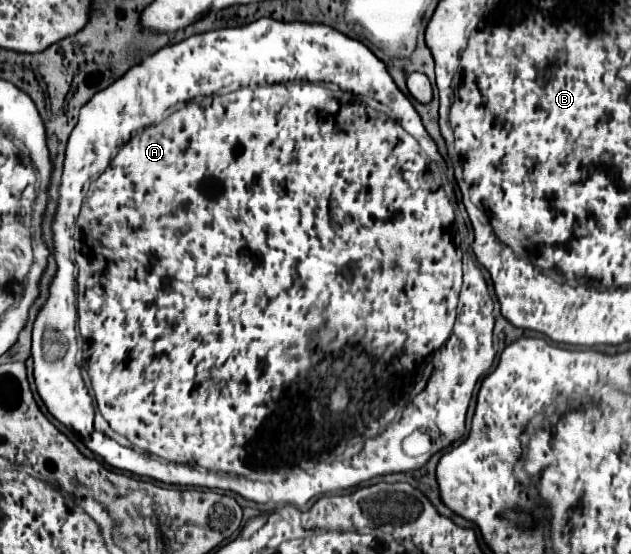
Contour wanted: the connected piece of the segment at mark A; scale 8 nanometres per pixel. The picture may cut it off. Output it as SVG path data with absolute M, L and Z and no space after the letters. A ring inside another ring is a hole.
M261 18L249 26L239 26L239 28L219 28L215 32L203 32L203 34L197 34L197 36L191 36L179 44L173 44L173 46L165 46L161 48L159 52L151 54L149 58L145 58L141 64L133 66L125 76L121 76L117 82L113 82L111 86L107 86L105 90L97 92L83 108L81 108L81 114L79 114L79 122L75 126L75 130L71 132L71 135L67 142L67 152L65 152L65 166L63 166L63 176L61 176L61 188L59 188L59 206L57 206L57 214L55 214L55 220L53 220L53 240L55 240L55 260L57 260L57 274L51 282L51 288L49 288L49 300L45 302L45 306L41 308L37 320L35 320L35 328L33 328L33 346L31 346L31 358L33 358L33 374L35 374L35 386L37 386L37 392L43 400L43 404L47 406L47 410L61 422L65 424L67 428L75 430L81 434L81 438L85 440L85 446L99 454L109 466L113 468L119 468L119 470L125 470L125 472L131 472L131 474L137 474L137 476L143 476L143 478L153 478L157 482L165 482L165 484L173 484L173 486L201 486L201 488L219 488L219 490L229 490L229 492L237 492L241 494L243 498L247 500L253 500L257 504L265 504L265 502L275 502L275 504L293 504L300 510L307 509L307 502L313 498L313 496L321 496L323 494L329 494L329 492L340 493L343 490L353 488L365 480L371 480L375 476L385 476L385 474L395 474L395 472L409 472L409 470L419 470L429 458L431 454L447 448L449 444L453 444L455 440L459 440L463 434L465 434L466 429L466 414L469 408L469 402L471 402L471 396L473 396L473 388L477 384L477 380L481 376L485 376L493 364L493 358L495 358L495 352L493 352L493 324L495 324L495 318L493 318L493 300L489 296L489 290L487 290L487 282L483 278L481 269L478 263L470 251L470 244L473 241L472 232L461 233L460 231L473 231L471 221L465 210L464 204L462 207L457 205L456 194L454 185L451 182L445 182L449 185L444 185L441 178L433 172L431 162L438 163L442 160L438 148L433 141L433 139L426 132L421 116L415 110L413 104L409 98L397 88L397 84L393 82L393 78L389 76L385 64L365 46L361 44L359 40L353 40L341 32L337 32L335 28L331 26L325 26L325 24L305 24L305 22L277 22L277 20L271 20L271 18ZM309 80L319 80L319 82L335 82L339 86L341 92L347 92L347 96L339 96L335 94L333 90L327 90L325 86L319 86L319 84L313 84ZM369 98L375 100L377 104L389 108L397 120L389 118L385 112L373 108L369 104ZM75 233L75 238L77 238L77 250L81 250L81 256L87 260L87 266L81 266L77 274L77 286L75 286L75 260L73 256L77 255L75 249L75 240L73 238ZM75 320L77 320L77 328L79 328L79 334L81 338L87 342L87 350L85 350L85 358L83 358L83 368L89 372L91 376L91 382L93 382L93 390L97 390L97 408L99 412L103 414L103 418L111 424L111 428L125 436L133 446L121 446L117 444L115 440L107 438L105 434L97 432L94 426L95 418L95 406L93 403L93 398L90 396L89 391L85 388L85 382L81 378L81 368L75 360L75 354L77 354L77 328L75 328ZM433 354L433 374L431 378L427 380L427 386L419 392L423 394L423 400L417 400L419 394L411 396L405 392L401 394L401 386L405 382L405 376L411 376L411 372L415 368L419 368L427 356ZM387 408L401 408L399 412L399 420L391 420L389 424L383 424L383 414L387 412ZM413 430L421 430L421 432L427 432L433 440L433 452L431 454L425 454L425 456L419 456L419 458L409 458L403 450L401 450L401 442L403 438L407 438Z

